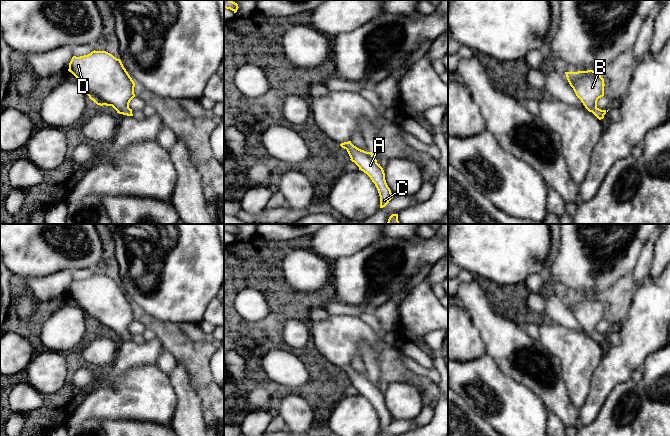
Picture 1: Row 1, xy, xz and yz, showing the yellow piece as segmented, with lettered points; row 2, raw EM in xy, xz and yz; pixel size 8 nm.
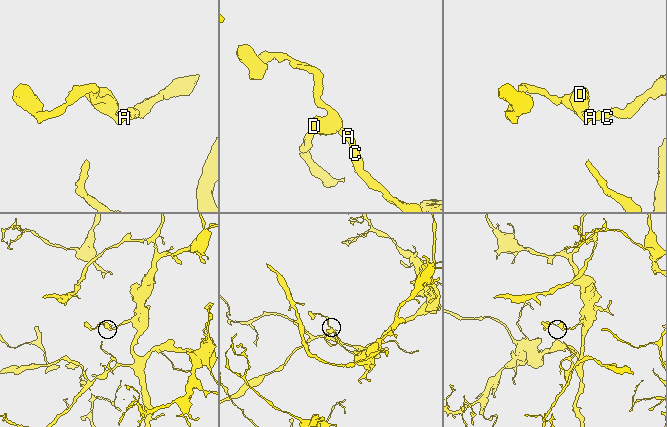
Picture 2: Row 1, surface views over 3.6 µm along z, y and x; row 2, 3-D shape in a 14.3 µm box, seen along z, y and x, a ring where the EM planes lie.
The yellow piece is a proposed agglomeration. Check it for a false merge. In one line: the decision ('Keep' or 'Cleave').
Keep

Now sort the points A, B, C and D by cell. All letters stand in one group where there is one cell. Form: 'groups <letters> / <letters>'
groups A B C D

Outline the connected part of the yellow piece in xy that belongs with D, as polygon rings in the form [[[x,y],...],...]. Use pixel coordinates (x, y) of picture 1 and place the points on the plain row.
[[[94,274],[88,279],[73,280],[69,287],[68,295],[77,302],[77,305],[84,311],[89,322],[97,329],[112,330],[119,338],[133,340],[129,327],[135,321],[135,307],[120,283],[106,275]]]

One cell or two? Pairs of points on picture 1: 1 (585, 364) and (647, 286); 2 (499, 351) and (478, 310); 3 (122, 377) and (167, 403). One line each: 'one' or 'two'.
1: one
2: one
3: one

